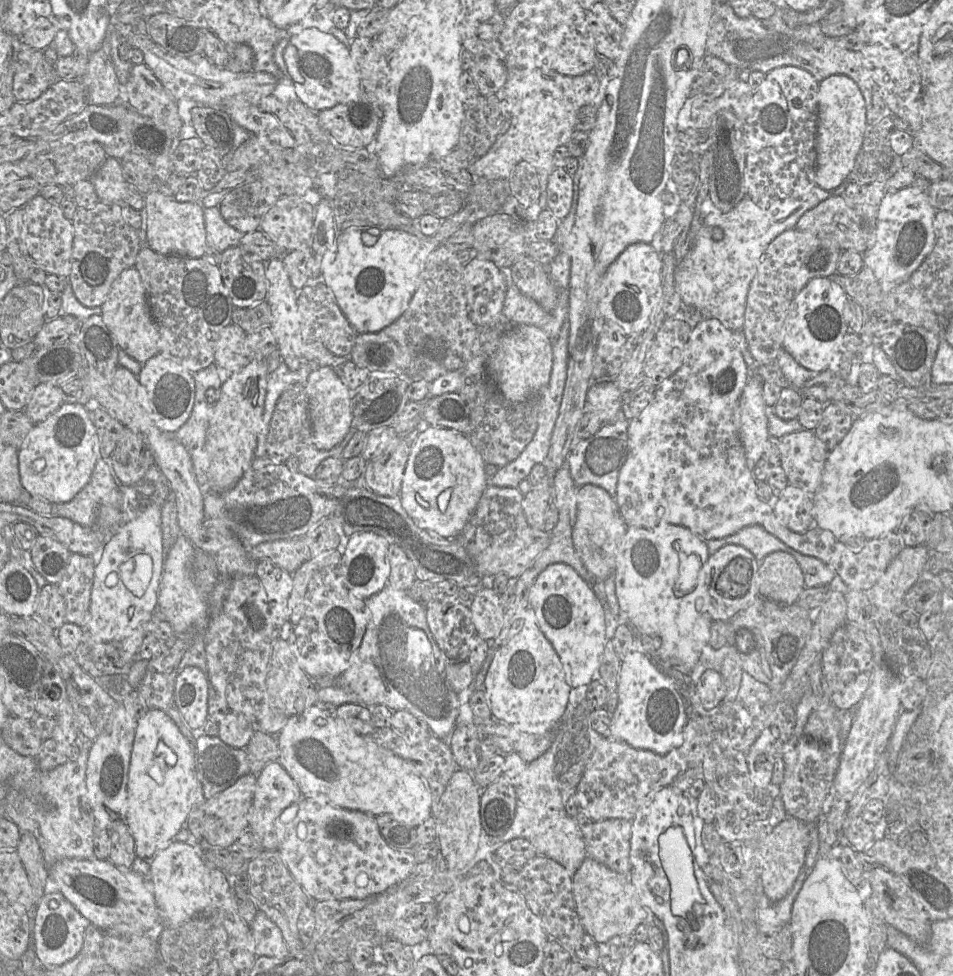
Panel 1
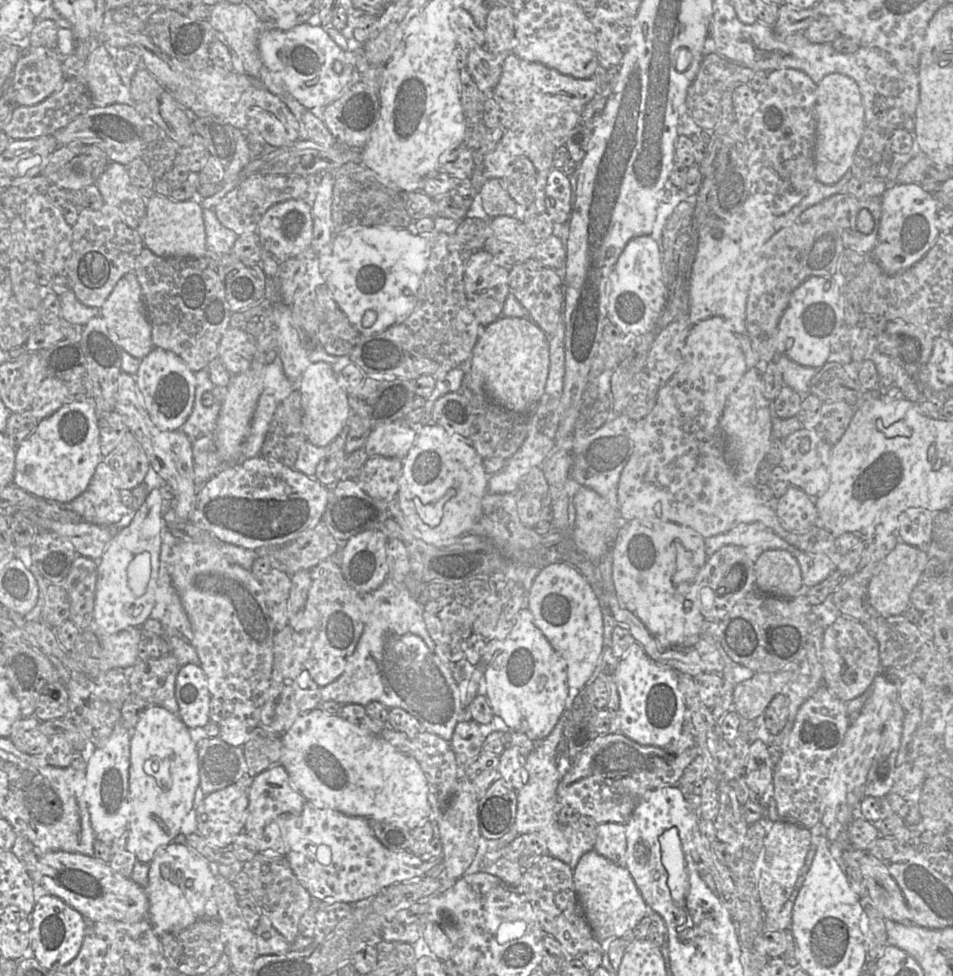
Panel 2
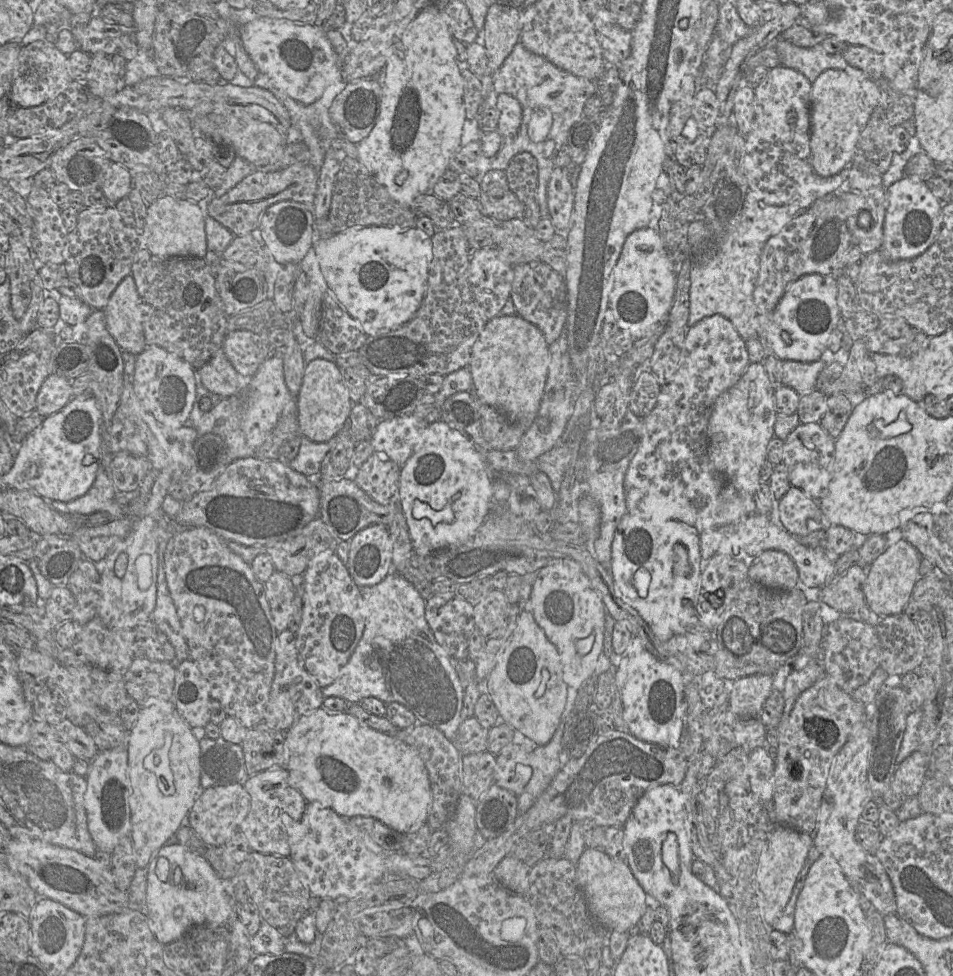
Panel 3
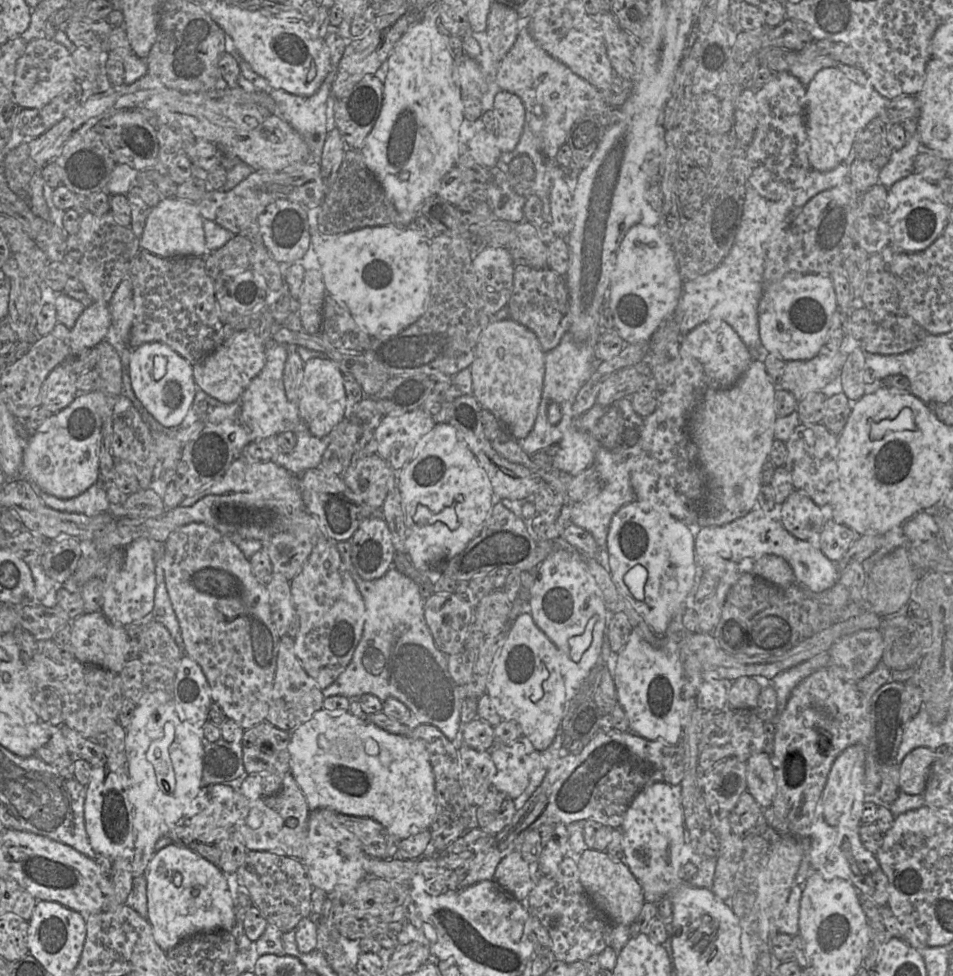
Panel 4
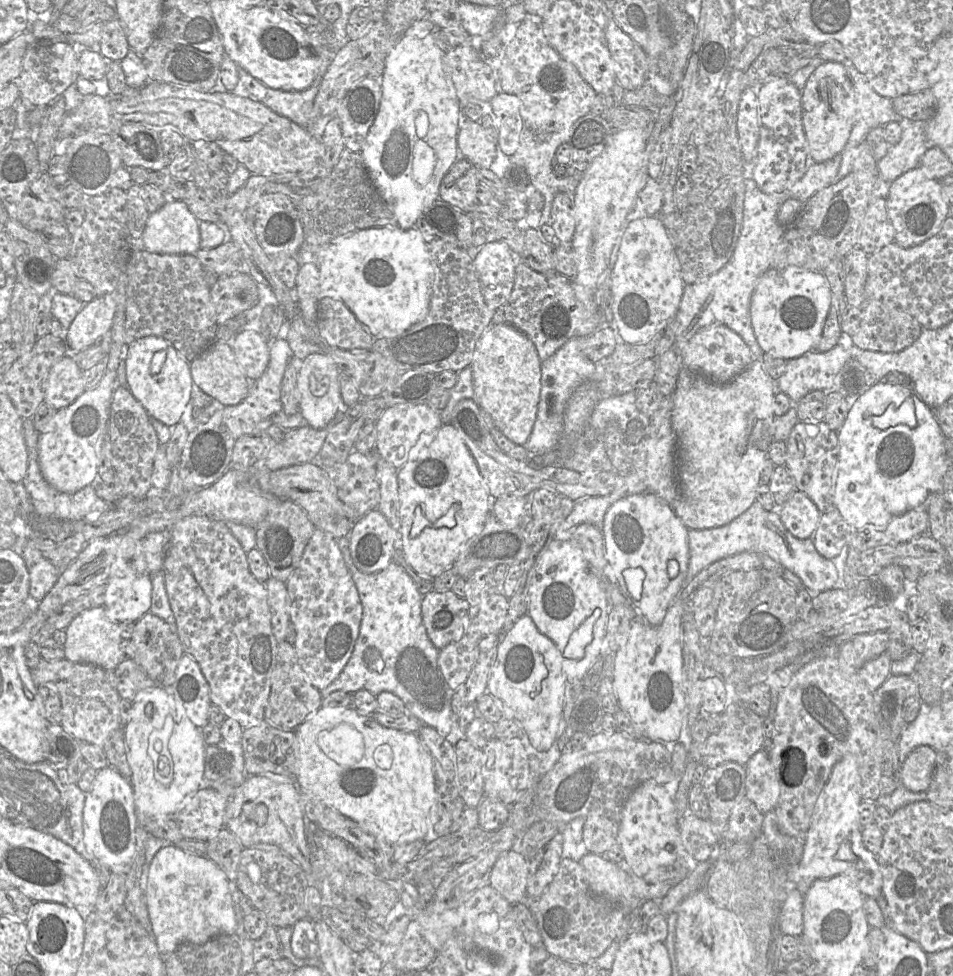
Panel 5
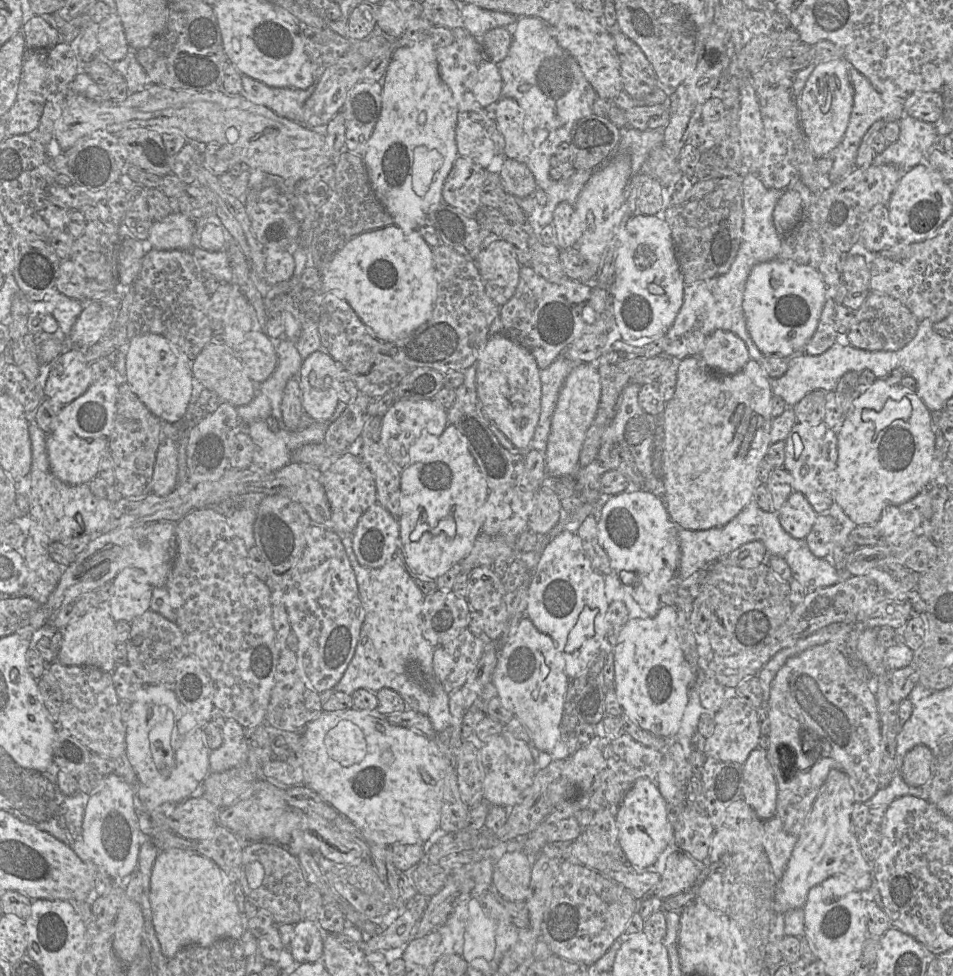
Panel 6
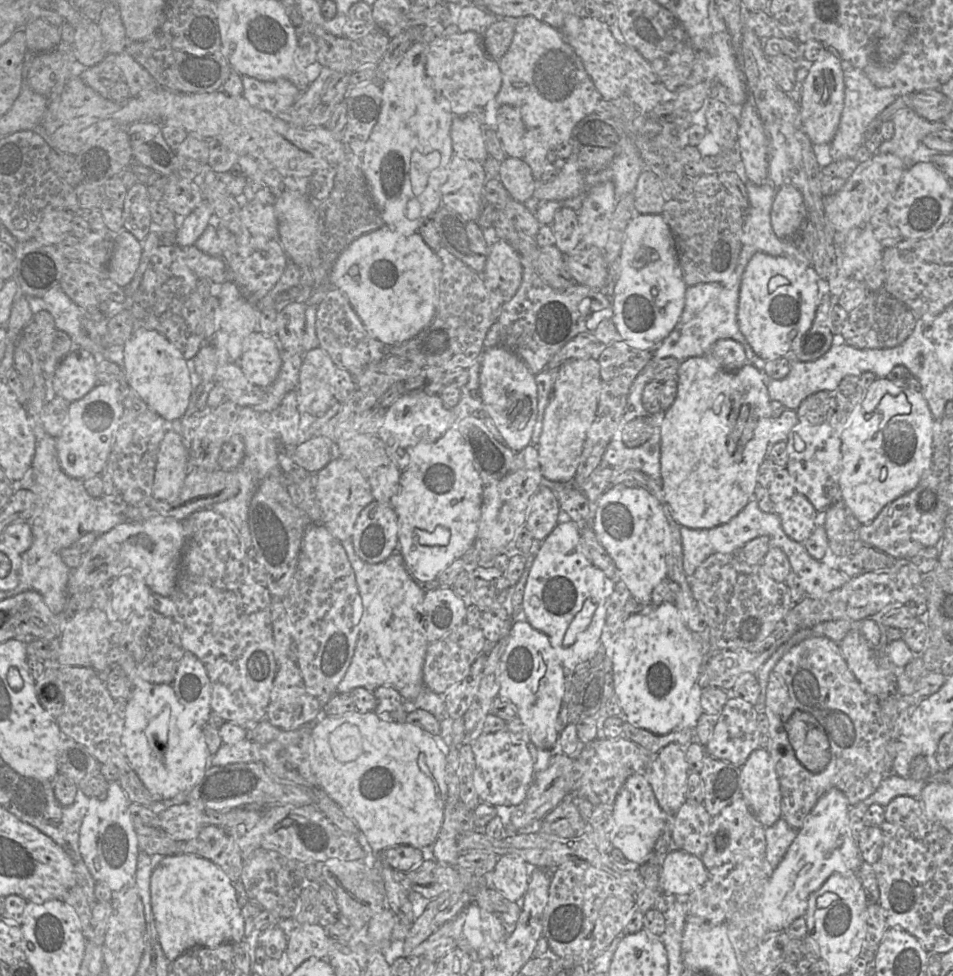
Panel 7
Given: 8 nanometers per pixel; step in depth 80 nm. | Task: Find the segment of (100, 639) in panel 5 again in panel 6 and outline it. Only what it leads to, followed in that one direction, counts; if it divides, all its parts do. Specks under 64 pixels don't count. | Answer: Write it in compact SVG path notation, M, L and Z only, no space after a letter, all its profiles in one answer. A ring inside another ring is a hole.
M102 605L91 609L74 619L63 629L63 639L57 651L57 660L66 666L94 666L104 672L112 672L116 666L114 651L116 642L116 621L111 617L107 607Z

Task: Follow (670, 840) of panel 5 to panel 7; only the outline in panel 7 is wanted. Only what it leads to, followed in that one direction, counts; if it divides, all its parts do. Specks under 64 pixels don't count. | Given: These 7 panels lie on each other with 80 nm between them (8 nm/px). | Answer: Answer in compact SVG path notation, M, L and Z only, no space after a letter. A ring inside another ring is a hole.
M643 773L629 776L613 804L611 843L630 861L646 863L653 854L655 844L666 823L667 814L661 809L653 789Z

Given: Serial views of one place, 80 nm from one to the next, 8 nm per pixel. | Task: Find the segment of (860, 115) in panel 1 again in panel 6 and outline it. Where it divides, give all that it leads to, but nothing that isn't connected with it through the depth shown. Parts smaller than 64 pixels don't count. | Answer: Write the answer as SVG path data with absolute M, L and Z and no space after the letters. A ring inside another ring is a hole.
M843 58L817 63L801 95L796 98L803 132L812 153L817 158L834 152L849 123L853 107L853 88L848 76L847 63Z

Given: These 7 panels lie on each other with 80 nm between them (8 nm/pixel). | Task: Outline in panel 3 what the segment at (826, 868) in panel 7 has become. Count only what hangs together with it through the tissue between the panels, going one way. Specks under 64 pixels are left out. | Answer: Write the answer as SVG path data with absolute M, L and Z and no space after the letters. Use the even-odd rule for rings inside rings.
M864 724L849 737L833 759L818 811L813 844L820 855L831 856L846 878L859 888L882 915L895 913L896 900L892 883L880 861L855 839L856 827L866 801L871 798L867 774L871 750L870 732Z

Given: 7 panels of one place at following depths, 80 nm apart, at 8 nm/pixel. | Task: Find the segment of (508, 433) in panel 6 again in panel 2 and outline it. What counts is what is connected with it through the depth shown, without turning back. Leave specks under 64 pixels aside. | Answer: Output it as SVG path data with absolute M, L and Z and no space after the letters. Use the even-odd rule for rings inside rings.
M500 316L483 329L470 357L471 373L477 375L487 395L520 415L529 415L537 407L545 390L549 366L547 337L530 318Z

